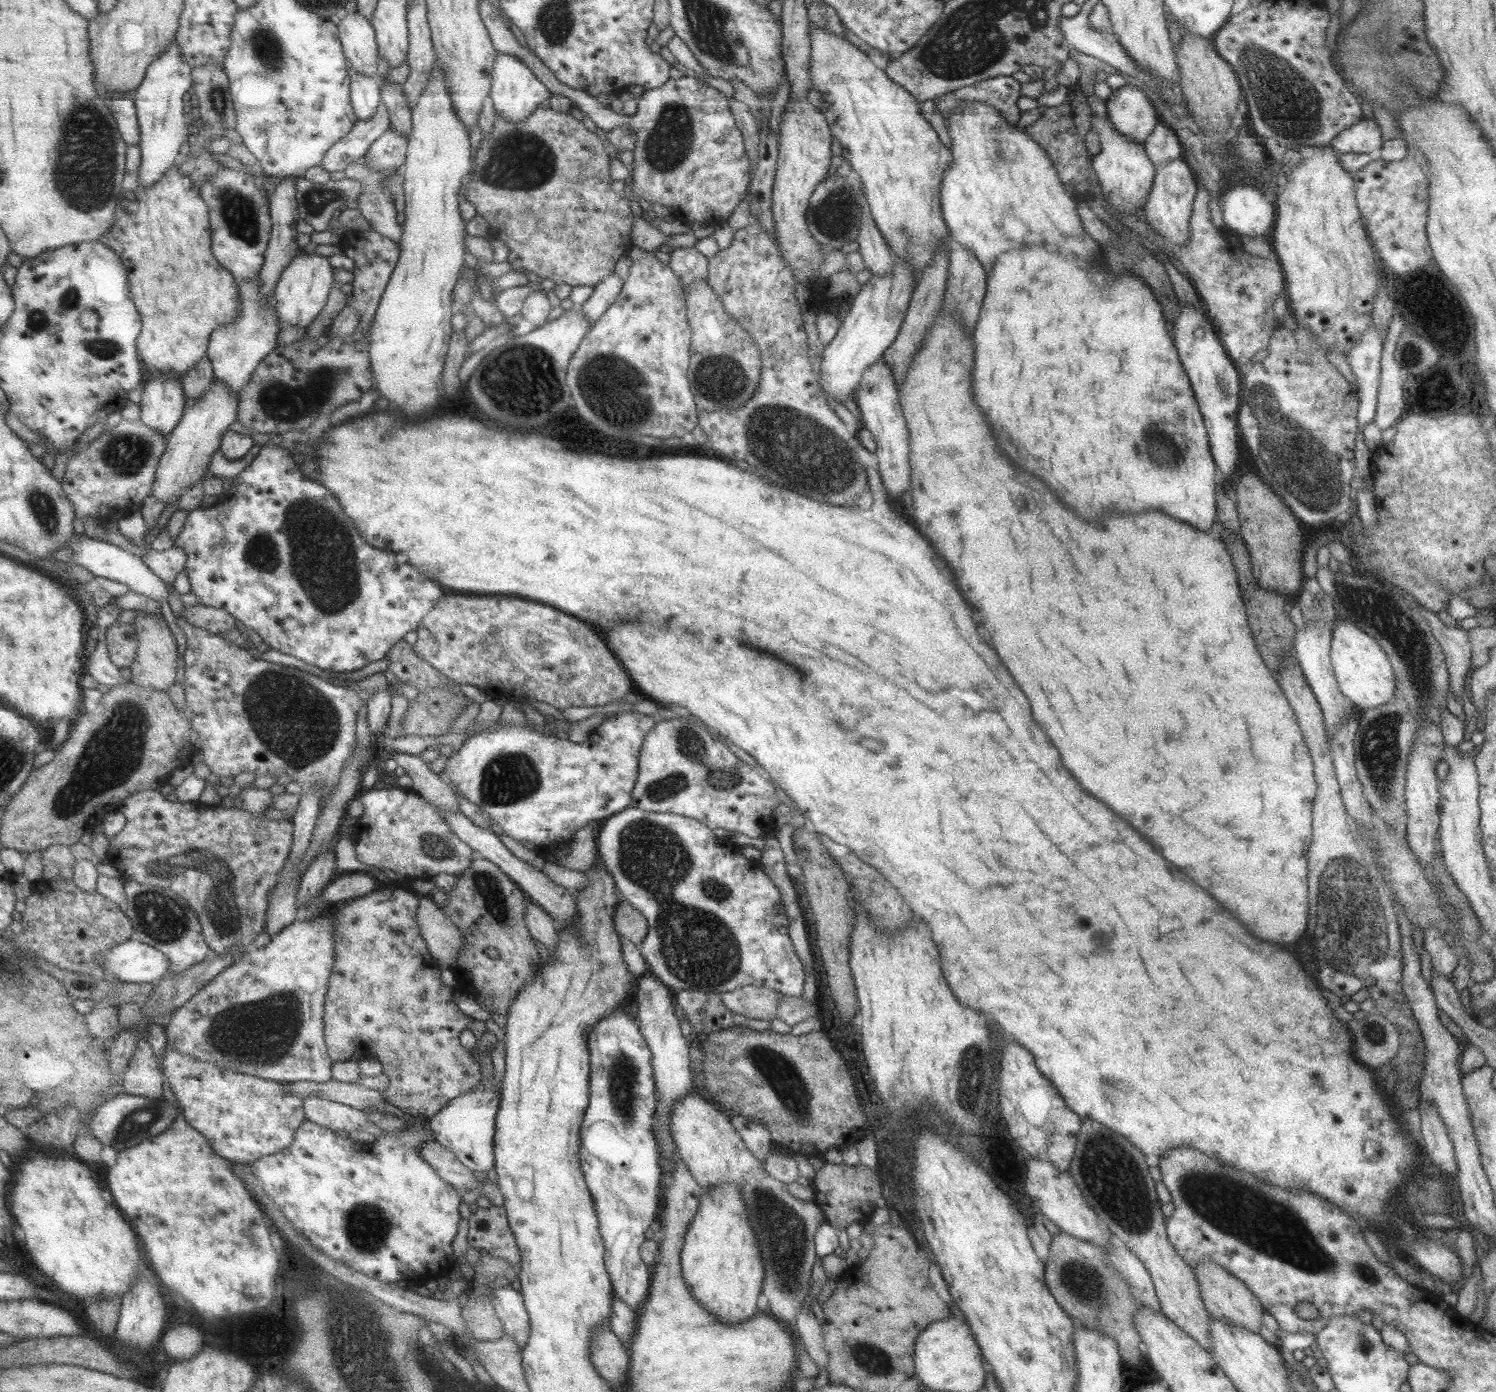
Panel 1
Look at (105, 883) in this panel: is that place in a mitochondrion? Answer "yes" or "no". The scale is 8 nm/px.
no

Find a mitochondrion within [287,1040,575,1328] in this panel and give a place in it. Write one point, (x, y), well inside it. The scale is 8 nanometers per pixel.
(367, 1228)

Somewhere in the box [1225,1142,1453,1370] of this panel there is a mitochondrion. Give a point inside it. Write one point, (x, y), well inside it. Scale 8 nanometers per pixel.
(1364, 1271)

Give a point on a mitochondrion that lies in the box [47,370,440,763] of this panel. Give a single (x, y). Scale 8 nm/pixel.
(323, 557)

